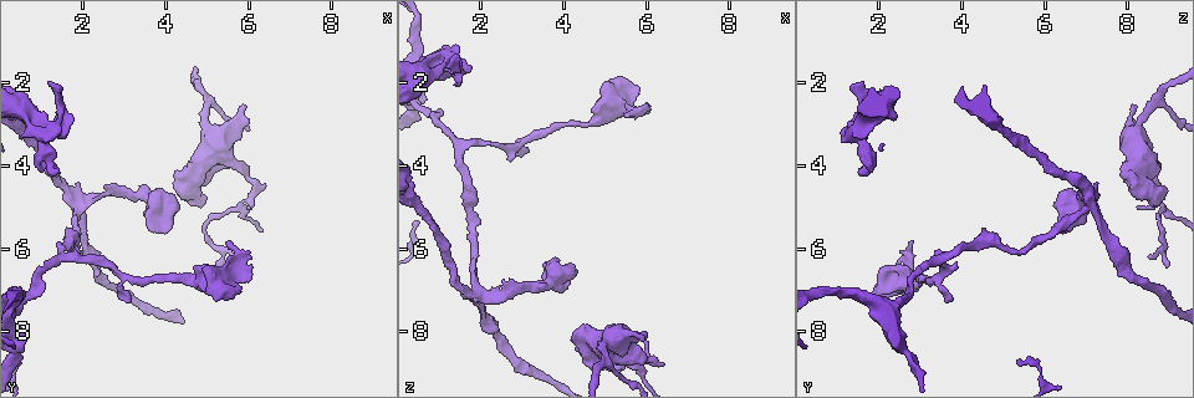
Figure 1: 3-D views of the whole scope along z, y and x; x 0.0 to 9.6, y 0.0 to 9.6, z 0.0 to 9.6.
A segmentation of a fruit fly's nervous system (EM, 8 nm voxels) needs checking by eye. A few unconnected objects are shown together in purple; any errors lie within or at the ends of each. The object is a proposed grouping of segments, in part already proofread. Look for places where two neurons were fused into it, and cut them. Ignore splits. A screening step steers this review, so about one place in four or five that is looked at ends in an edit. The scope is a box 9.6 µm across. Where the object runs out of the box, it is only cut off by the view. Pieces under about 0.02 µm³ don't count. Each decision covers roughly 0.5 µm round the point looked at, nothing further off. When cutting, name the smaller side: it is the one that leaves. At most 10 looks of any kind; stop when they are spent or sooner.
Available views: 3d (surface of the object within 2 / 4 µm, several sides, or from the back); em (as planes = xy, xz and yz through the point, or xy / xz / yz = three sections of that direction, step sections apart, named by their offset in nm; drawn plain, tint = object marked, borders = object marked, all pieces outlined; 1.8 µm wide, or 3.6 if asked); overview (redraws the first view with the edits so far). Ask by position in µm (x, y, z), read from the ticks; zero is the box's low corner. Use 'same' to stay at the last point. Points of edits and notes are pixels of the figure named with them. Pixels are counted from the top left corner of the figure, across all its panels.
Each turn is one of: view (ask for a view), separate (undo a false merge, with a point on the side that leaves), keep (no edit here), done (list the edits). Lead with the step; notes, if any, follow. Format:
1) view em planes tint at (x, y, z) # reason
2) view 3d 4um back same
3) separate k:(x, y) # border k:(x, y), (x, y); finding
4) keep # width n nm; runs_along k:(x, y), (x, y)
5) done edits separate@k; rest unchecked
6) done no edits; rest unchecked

view 3d 2um back at (1.80, 6.20, 3.45) # branch point

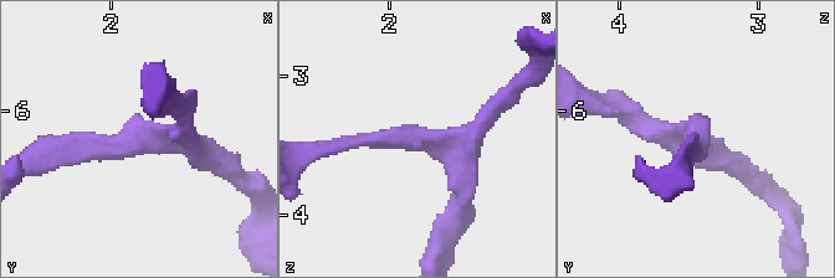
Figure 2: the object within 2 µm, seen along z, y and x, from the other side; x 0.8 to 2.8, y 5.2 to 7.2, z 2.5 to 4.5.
view em xy step 8 tint at (1.84, 6.20, 3.48) # arms 3

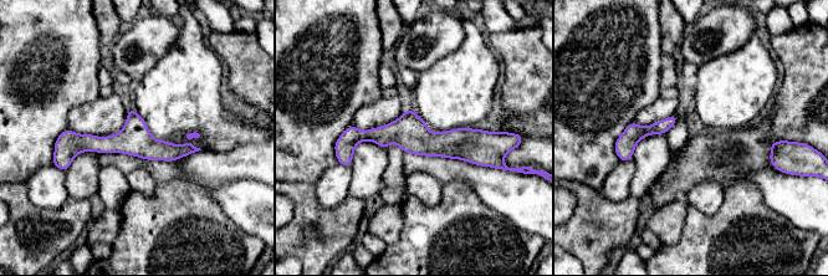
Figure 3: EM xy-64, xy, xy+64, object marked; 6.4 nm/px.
view em planes tint same # cut it another way

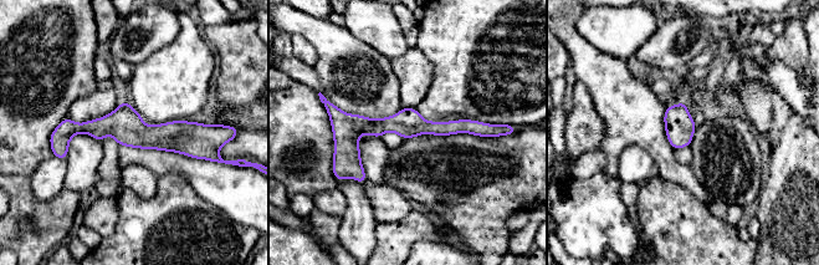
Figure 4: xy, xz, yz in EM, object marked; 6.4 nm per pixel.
keep # runs_along 4:(204, 127), (55, 136); continuous, no second neuron

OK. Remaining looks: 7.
view em 3.6um yz step 8 tint at (0.75, 3.00, 1.70) # thick turns thin

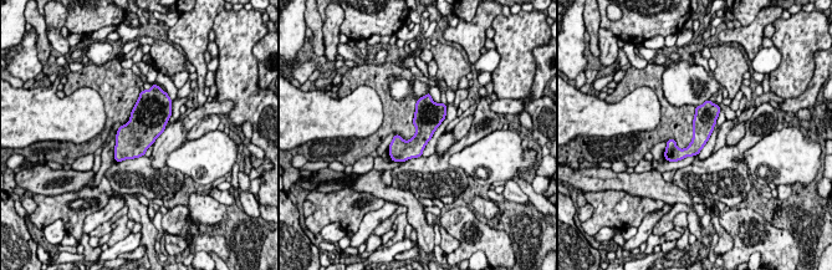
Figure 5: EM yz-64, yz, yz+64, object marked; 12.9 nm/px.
view em 3.6um planes borders same

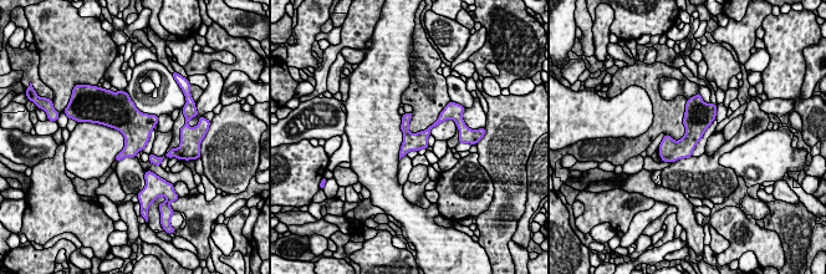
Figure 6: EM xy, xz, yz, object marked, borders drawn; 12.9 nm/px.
keep # width 220 nm; continuous, no second neuron

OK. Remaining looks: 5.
view em planes borders at (3.60, 4.80, 6.85) # side arm on a straight run

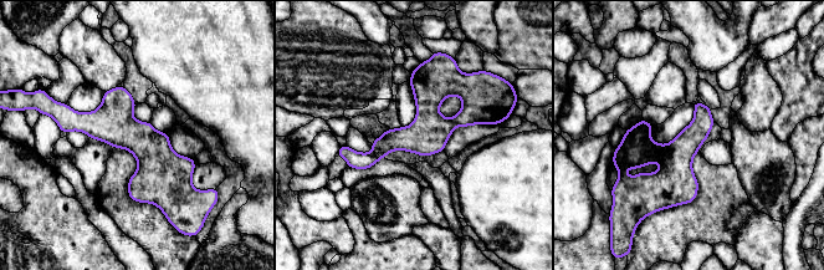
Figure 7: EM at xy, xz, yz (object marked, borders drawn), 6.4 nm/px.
keep # runs_along 7:(62, 126), (114, 125), (190, 189); all the same neuron

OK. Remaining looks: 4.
view em planes tint at (1.90, 5.10, 7.05) # looks like a crossing

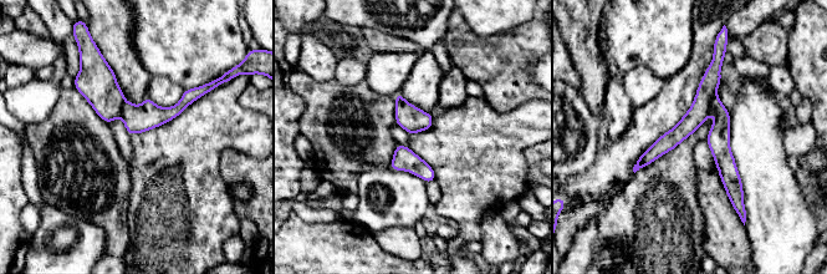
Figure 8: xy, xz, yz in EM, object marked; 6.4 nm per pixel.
separate 8:(718, 140) # part_leaving 8:(714, 99), (734, 197); two neurons meet here

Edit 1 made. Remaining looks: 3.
done edits separate@8; rest unchecked

